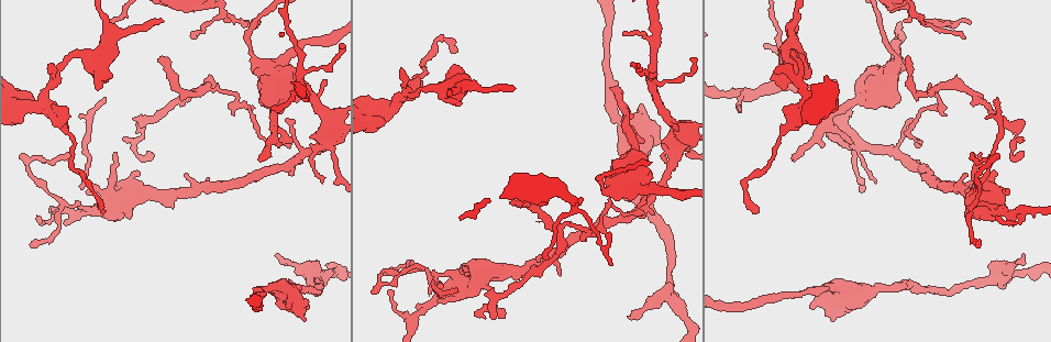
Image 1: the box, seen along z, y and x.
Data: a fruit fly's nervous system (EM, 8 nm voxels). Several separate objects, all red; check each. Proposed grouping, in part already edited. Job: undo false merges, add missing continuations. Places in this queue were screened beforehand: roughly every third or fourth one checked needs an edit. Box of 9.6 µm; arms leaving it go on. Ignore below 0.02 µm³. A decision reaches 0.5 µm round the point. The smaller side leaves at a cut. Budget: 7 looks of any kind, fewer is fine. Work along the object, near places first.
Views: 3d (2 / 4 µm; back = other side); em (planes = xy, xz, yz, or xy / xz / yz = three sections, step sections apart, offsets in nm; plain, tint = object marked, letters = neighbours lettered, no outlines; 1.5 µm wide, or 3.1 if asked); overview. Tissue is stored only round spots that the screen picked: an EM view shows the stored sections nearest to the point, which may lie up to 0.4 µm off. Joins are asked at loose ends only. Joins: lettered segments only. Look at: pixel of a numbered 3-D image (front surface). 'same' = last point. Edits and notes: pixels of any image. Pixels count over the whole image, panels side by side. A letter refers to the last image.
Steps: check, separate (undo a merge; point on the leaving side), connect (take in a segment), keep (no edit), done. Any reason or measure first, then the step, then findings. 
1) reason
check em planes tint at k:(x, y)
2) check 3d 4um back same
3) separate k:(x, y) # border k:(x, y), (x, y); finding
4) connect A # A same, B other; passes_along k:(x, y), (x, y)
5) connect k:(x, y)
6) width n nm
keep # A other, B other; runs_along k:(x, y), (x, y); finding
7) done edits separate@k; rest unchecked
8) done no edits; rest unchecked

thick end
check 3d 4um at 1:(641, 104)

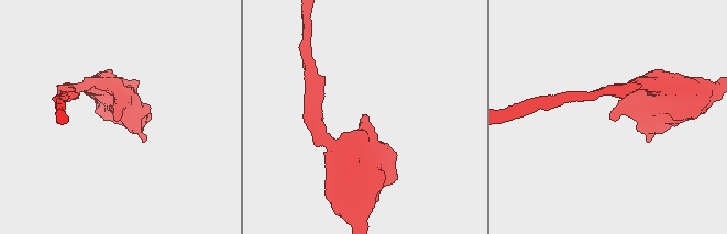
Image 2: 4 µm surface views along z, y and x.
check em planes letters at 2:(117, 119)

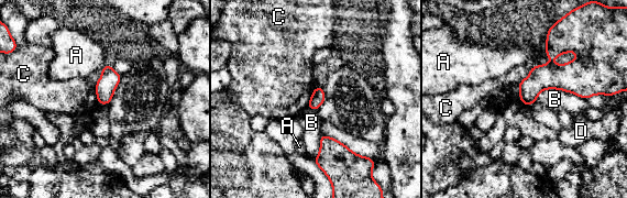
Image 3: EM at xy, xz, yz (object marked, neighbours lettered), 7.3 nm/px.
longest_contact A 380 nm
keep # A other, B other, C other, D other; border 3:(316, 86), (307, 107); none of them fits

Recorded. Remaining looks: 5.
tapers out
check 3d 4um at 1:(424, 269)

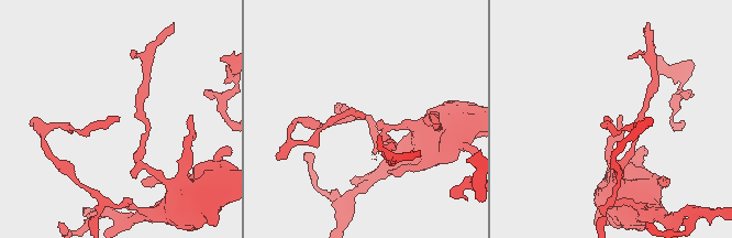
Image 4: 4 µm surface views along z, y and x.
check em xz step 8 letters at 4:(117, 118)

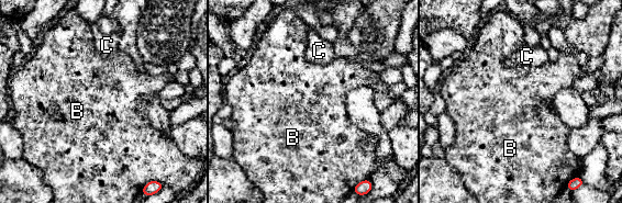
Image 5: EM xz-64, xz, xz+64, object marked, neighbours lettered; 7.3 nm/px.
check em planes letters same

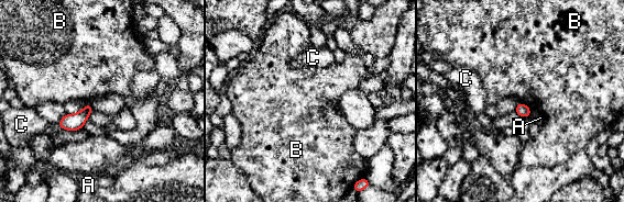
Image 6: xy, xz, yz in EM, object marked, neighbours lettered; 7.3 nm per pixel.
keep # A other, B other, C other; no lettered segment goes on from it

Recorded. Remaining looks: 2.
check em yz step 4 letters at 1:(623, 33)

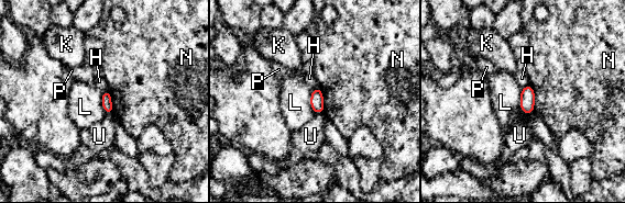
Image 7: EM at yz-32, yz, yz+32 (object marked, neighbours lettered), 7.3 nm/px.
cut it another way
check em planes letters same

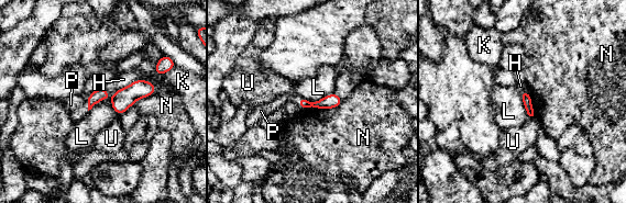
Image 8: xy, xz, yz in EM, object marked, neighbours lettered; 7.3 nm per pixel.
keep # H other, K other, L other, N other, P other, U other; runs_along 8:(338, 101), (301, 105); no lettered segment goes on from it

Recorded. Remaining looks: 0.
done no edits; rest unchecked

